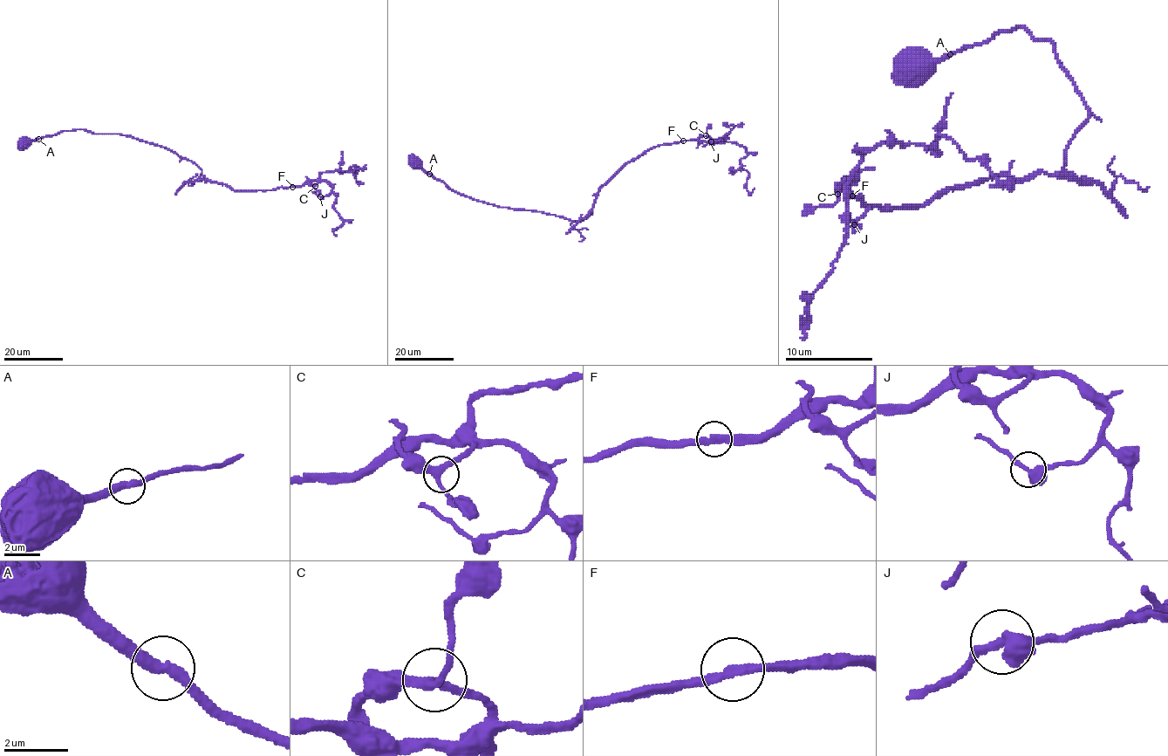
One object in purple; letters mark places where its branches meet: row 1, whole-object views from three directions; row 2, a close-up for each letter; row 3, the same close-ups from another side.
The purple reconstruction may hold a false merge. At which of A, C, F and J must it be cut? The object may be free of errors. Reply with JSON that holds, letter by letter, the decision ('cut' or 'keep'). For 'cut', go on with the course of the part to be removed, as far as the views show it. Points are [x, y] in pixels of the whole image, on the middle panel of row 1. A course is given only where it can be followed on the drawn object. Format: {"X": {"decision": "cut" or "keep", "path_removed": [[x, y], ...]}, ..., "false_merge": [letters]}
{"A": {"decision": "keep"}, "C": {"decision": "keep"}, "F": {"decision": "keep"}, "J": {"decision": "keep"}, "false_merge": []}

